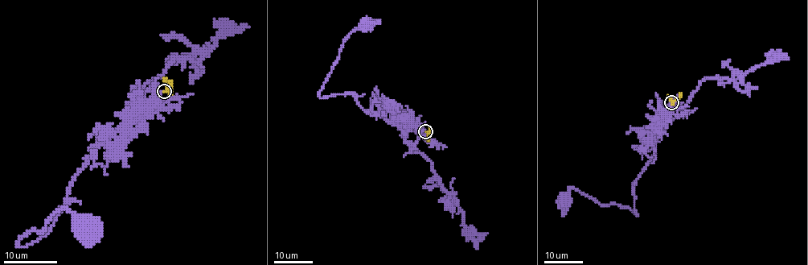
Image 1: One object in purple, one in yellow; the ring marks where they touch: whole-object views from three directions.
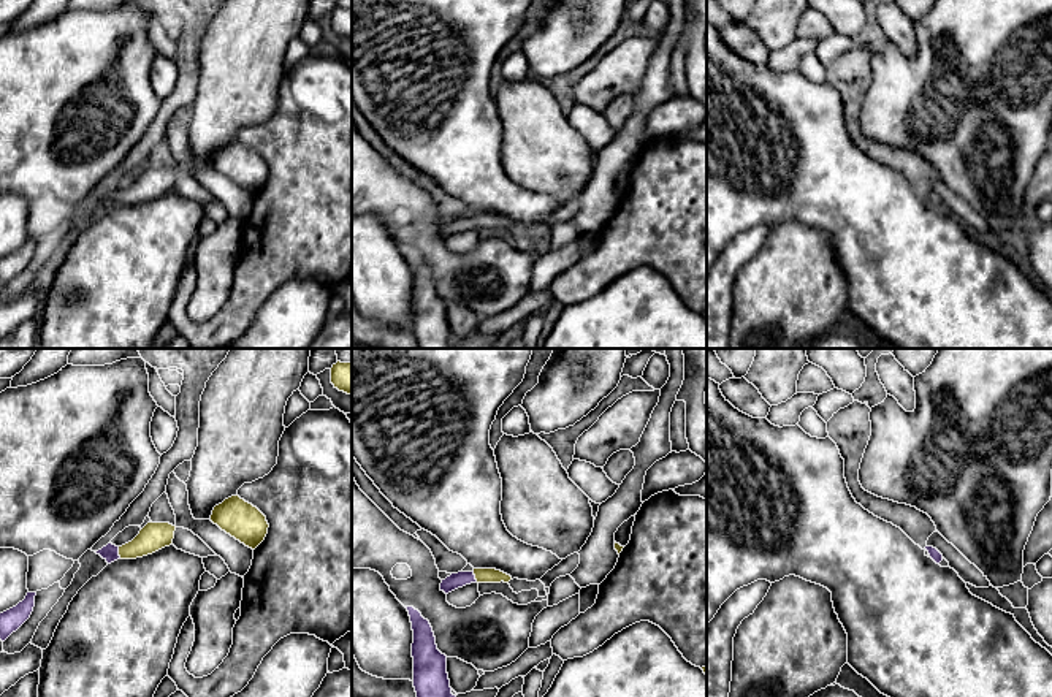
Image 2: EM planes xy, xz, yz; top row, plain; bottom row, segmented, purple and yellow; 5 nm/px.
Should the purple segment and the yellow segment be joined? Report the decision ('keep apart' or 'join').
join

